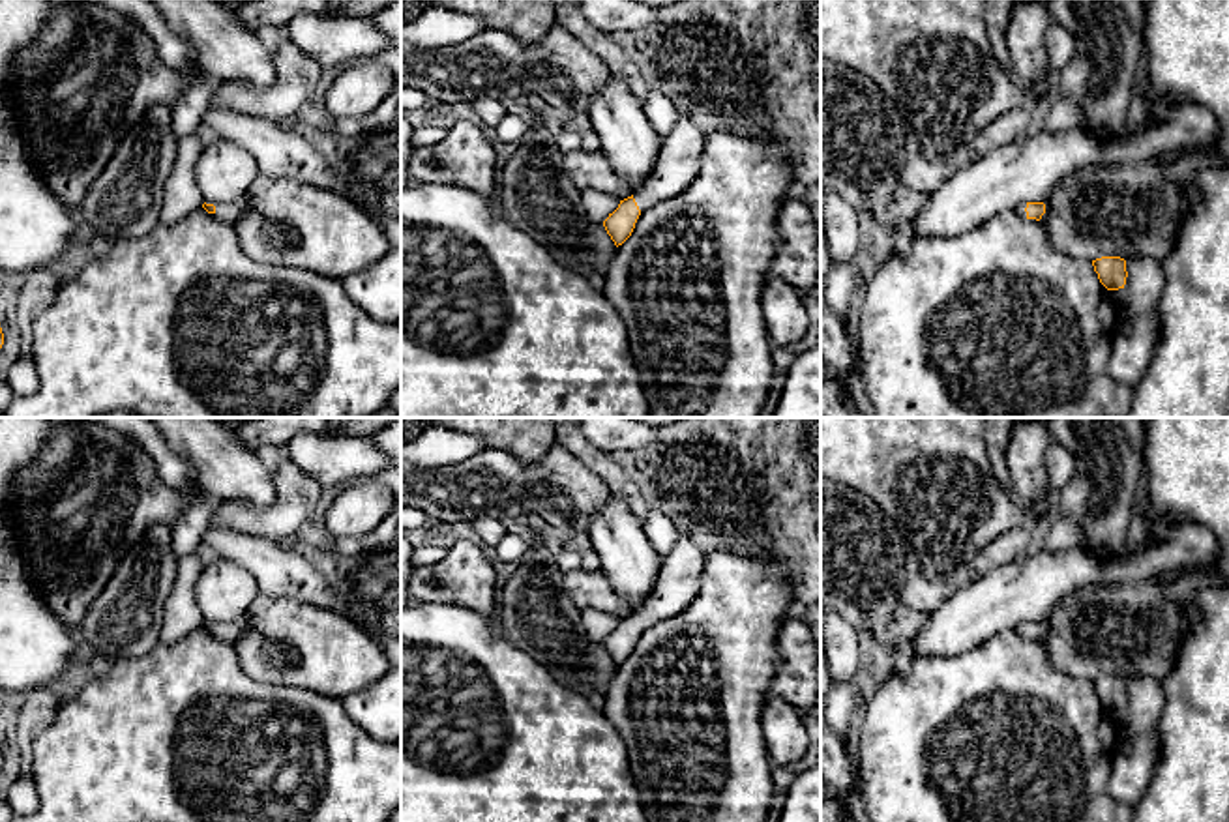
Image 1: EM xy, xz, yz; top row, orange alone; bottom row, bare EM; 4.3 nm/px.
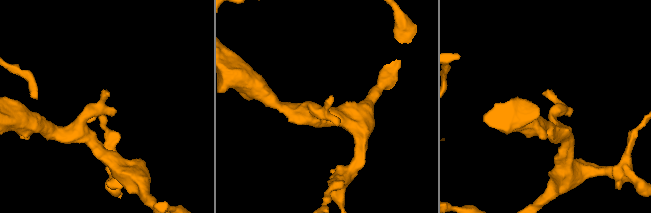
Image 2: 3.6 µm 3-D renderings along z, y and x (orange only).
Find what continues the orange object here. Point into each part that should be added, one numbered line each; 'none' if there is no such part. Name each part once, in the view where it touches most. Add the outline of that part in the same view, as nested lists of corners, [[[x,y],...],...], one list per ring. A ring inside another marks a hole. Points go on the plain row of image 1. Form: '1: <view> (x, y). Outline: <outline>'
1: xz (677, 583). Outline: [[[689,521],[678,522],[678,539],[661,558],[656,586],[644,607],[633,614],[639,629],[682,612],[697,595],[704,554],[691,539]]]

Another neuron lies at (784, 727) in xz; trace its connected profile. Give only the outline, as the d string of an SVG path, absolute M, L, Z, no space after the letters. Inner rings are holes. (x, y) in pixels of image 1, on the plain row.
M770 693L761 713L761 730L772 766L802 762L809 745L802 710Z

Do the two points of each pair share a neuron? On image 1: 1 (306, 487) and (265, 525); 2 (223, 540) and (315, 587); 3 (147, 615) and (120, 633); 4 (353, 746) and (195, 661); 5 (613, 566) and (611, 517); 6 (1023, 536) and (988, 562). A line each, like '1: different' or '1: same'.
1: same
2: same
3: same
4: same
5: same
6: same

